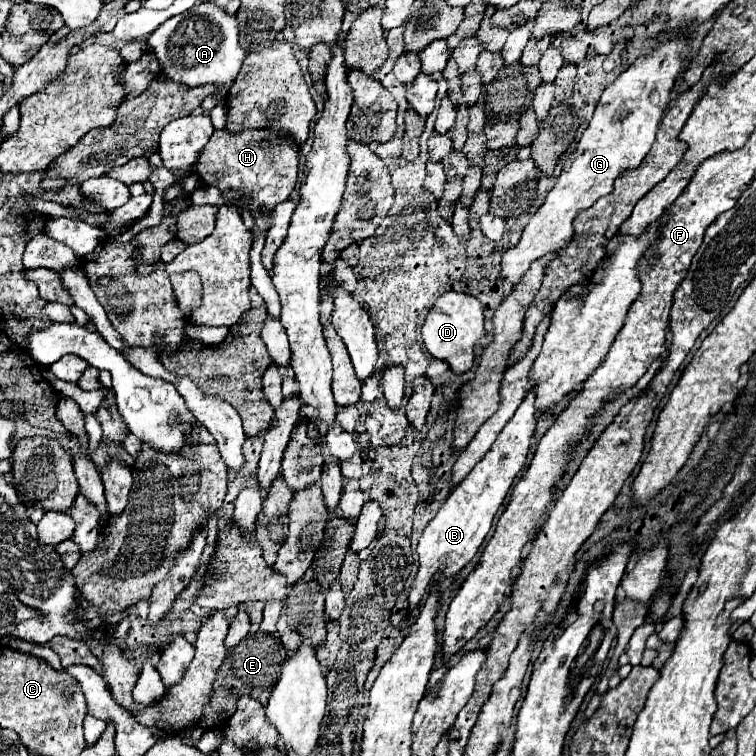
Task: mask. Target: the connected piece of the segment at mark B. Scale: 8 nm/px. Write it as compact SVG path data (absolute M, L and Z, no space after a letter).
M527 393L519 409L515 411L513 419L505 425L505 429L499 433L497 441L493 443L491 451L473 467L473 471L465 477L465 481L451 491L435 519L425 527L419 545L417 545L417 555L419 555L419 573L413 581L413 587L409 591L409 605L407 611L413 611L421 597L427 593L427 587L435 581L435 575L441 573L445 577L457 575L477 553L481 547L485 535L491 529L493 517L503 505L503 499L515 479L515 475L521 471L527 453L529 453L529 443L535 431L537 423L537 411L533 407L535 395Z

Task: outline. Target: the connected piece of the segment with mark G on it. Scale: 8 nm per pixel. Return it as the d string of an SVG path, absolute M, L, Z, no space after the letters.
M683 35L665 41L647 55L639 57L625 73L621 73L603 91L595 115L589 127L585 129L581 141L577 143L577 149L563 163L563 171L555 187L549 191L545 203L535 211L535 215L523 229L519 243L507 249L505 255L501 257L499 275L505 281L517 285L535 259L565 249L575 235L573 231L575 215L581 209L591 207L599 197L609 195L613 191L615 179L623 171L641 165L641 161L645 159L655 141L659 121L667 109L667 99L671 95L677 75L683 69L687 53L689 53L689 41Z

